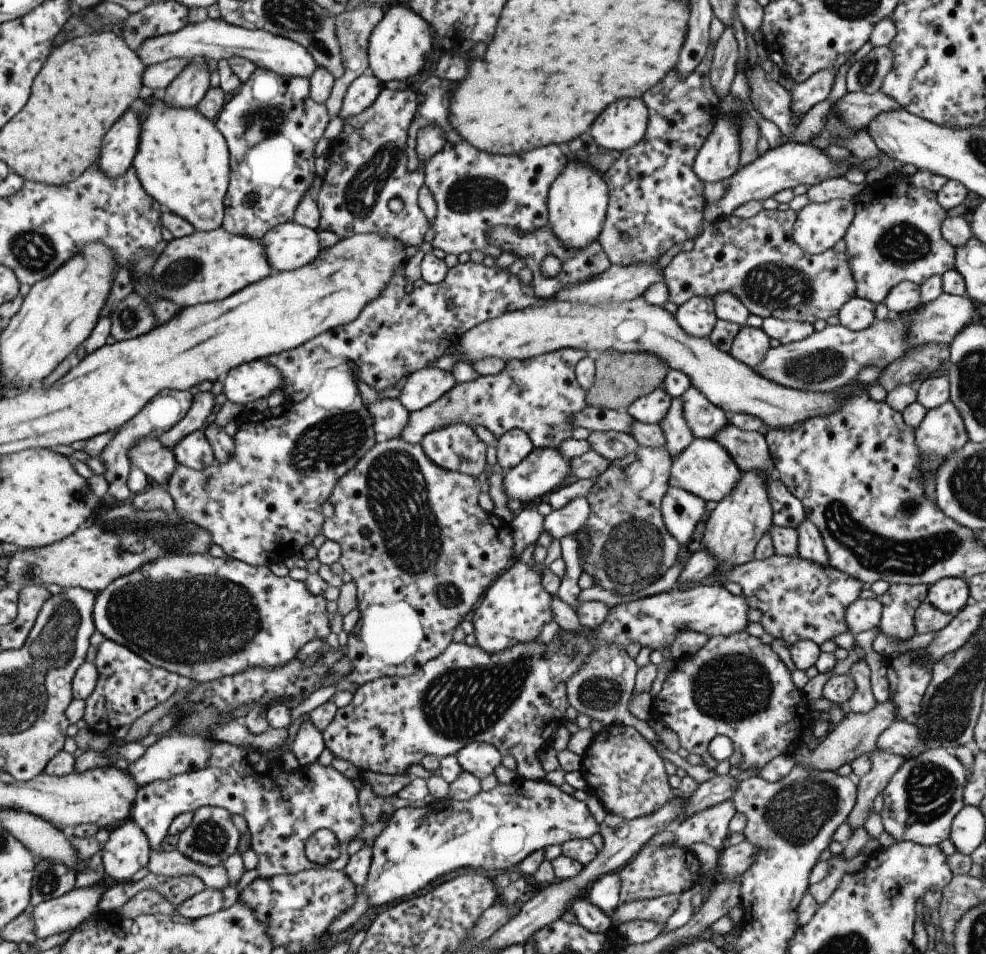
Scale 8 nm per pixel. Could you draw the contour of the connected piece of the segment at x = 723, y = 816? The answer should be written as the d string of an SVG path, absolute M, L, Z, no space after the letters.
M723 801L692 814L673 827L673 845L687 848L690 844L709 844L720 852L728 837L728 822L733 816L733 803Z

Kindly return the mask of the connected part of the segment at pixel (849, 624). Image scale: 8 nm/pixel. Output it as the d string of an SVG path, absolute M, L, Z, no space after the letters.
M857 597L844 610L844 621L846 630L853 636L871 630L878 626L882 604L879 597L875 599L860 599Z

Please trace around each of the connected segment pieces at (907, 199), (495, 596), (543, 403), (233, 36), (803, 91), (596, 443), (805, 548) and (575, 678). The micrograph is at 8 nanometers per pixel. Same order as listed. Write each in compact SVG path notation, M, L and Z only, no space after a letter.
M893 175L876 184L865 185L853 201L854 215L845 231L844 240L857 297L874 305L881 304L889 290L901 281L920 285L930 276L941 276L946 270L953 269L955 248L941 236L940 224L946 217L946 211L937 202L936 193L915 188L907 178Z
M512 558L510 565L488 586L481 598L481 602L479 602L479 606L473 610L473 616L471 616L470 621L473 626L473 632L464 635L463 643L468 646L477 645L486 653L493 654L520 642L535 641L541 626L552 619L550 611L551 595L541 587L540 578L525 563Z
M564 348L523 360L507 359L496 375L483 375L466 383L457 383L436 401L408 413L399 438L411 444L419 443L423 436L437 428L463 423L472 428L481 425L495 437L500 437L511 429L521 429L525 431L533 447L556 449L562 440L572 438L571 430L574 426L570 420L575 413L580 413L587 406L584 390L578 385L574 375L574 366L587 354L589 353L579 349Z
M209 17L201 23L192 25L187 23L173 34L146 38L134 53L145 67L177 58L190 60L193 57L203 57L207 61L216 62L221 59L241 57L252 62L256 67L276 72L280 77L309 78L317 66L317 61L314 61L301 45L288 38L273 35L260 27L246 28L237 24L230 25L221 18Z
M820 70L791 88L789 94L792 114L796 115L797 119L800 119L814 104L827 98L834 75L835 71Z
M591 431L586 440L591 450L608 461L623 459L638 447L631 435L615 431Z
M805 518L795 530L797 533L796 554L821 566L827 566L828 556L819 529Z
M617 645L597 647L585 659L580 669L566 680L566 699L579 714L585 714L603 727L611 725L635 726L635 718L627 712L627 702L634 687L636 667L624 648Z

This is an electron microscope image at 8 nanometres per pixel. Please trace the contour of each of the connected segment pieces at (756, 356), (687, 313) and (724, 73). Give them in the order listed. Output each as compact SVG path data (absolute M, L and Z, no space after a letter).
M743 325L733 337L728 353L752 369L769 348L769 339L759 327Z
M693 297L677 306L673 315L685 333L694 337L707 337L713 328L712 298Z
M727 25L714 44L708 74L710 84L720 96L720 100L729 93L729 86L735 74L736 58L737 43L733 30Z

